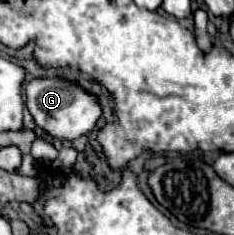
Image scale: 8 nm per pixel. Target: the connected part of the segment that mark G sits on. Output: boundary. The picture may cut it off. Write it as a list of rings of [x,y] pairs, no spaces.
[[[34,78],[26,86],[26,96],[34,122],[54,138],[74,140],[82,134],[88,134],[102,116],[100,98],[68,78]]]

